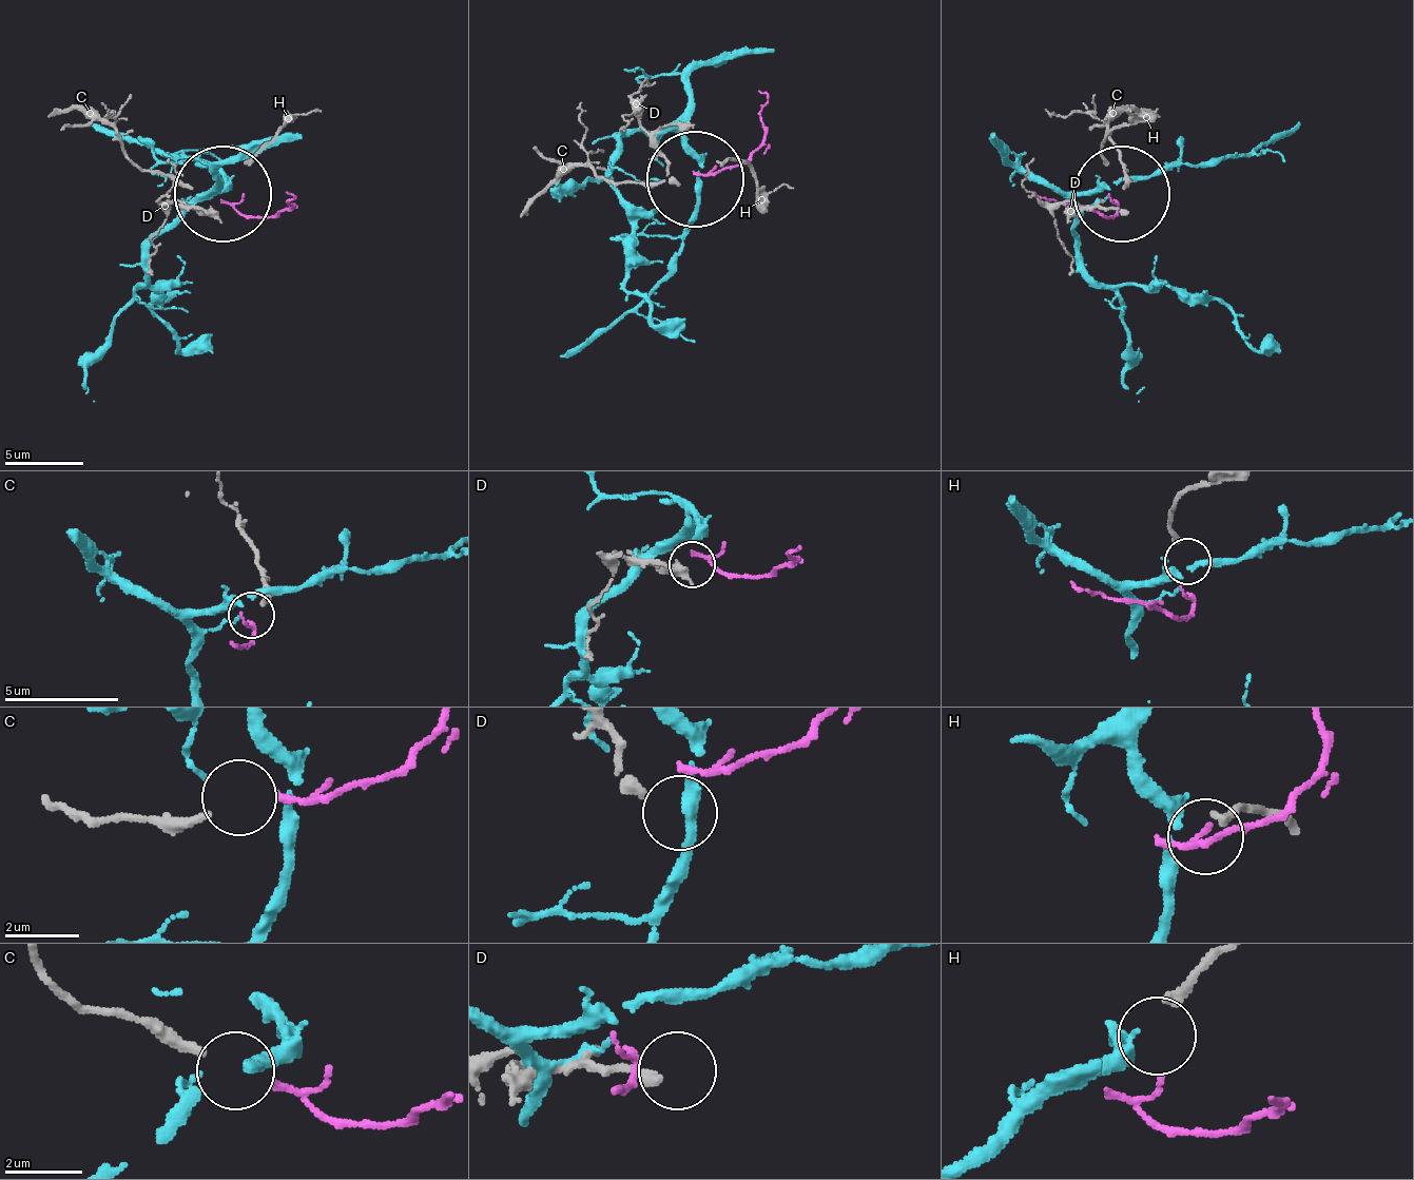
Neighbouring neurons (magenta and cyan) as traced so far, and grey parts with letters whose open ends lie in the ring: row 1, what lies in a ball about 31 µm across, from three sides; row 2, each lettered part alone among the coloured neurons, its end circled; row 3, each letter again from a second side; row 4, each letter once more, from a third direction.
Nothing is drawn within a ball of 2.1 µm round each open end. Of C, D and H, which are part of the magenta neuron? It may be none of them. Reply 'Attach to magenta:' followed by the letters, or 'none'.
Attach to magenta: C

